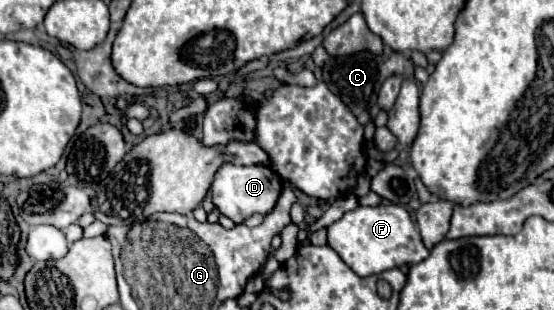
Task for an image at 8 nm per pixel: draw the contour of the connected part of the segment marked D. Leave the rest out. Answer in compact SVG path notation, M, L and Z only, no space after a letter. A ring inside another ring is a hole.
M222 165L218 169L214 183L212 183L212 201L220 209L222 215L230 217L234 223L242 223L244 219L252 217L254 213L268 215L278 197L282 193L282 179L266 165L250 165L250 167L238 167L238 165Z

